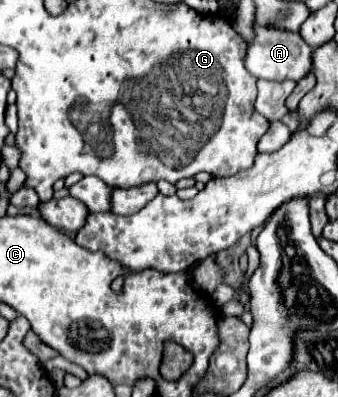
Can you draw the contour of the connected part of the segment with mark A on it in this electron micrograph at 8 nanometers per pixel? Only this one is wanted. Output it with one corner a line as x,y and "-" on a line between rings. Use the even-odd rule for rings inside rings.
254,22
254,38
248,42
244,66
250,74
262,80
300,80
312,68
312,48
300,38
300,32
276,30
276,26
260,26

